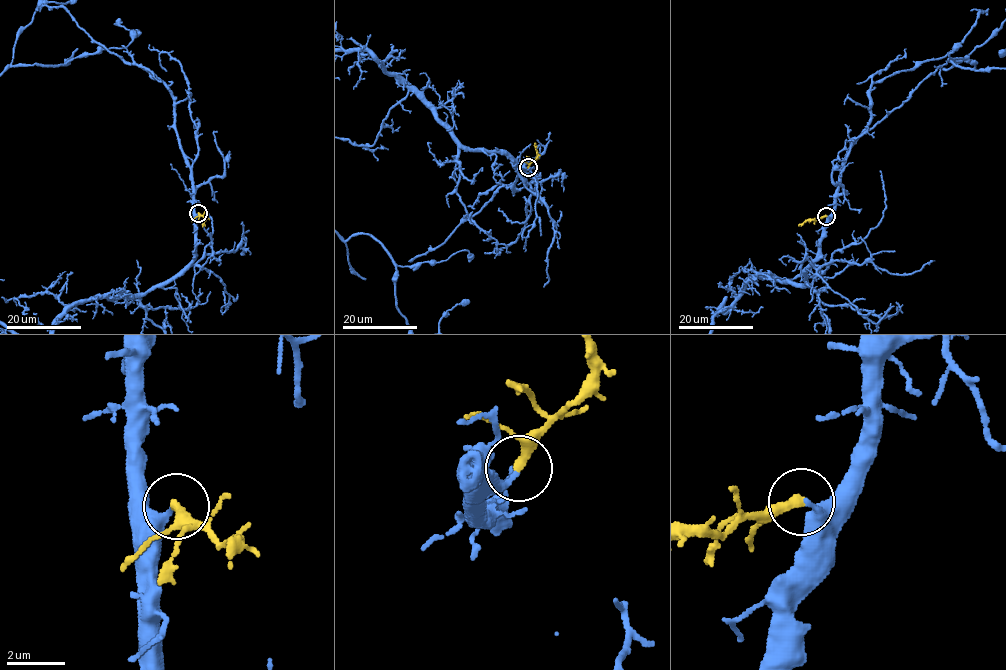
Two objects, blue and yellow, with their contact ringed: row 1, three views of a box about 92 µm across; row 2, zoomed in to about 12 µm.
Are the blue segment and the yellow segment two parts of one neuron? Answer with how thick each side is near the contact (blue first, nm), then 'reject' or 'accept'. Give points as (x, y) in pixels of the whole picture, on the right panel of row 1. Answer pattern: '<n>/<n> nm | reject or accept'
240/340 nm | accept

